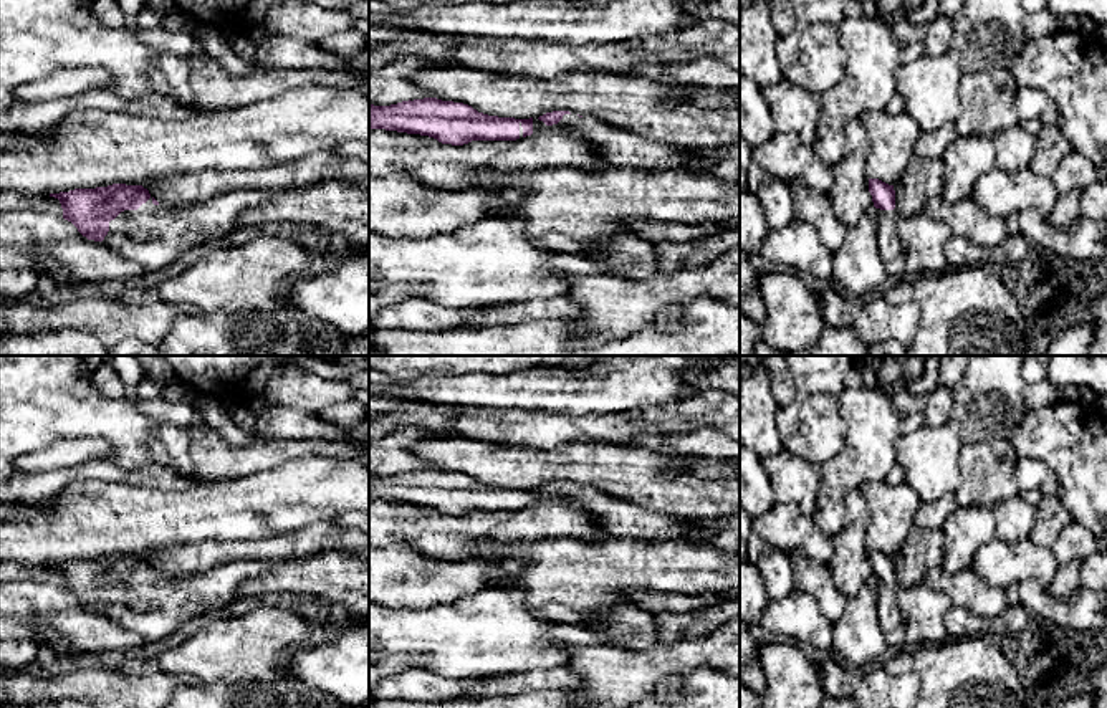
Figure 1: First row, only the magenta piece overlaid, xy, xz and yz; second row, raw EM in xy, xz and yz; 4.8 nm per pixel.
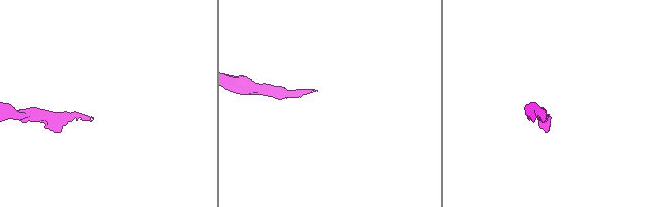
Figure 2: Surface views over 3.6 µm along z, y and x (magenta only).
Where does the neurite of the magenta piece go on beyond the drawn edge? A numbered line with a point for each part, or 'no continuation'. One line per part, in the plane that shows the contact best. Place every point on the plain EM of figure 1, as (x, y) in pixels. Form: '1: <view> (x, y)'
1: xy (154, 606)

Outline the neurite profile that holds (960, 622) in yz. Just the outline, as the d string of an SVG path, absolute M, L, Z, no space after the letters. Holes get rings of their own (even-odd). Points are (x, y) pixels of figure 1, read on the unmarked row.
M953 605L946 614L948 639L996 637L1021 632L1031 619L1031 612L1018 605L1009 605L998 617L985 619L971 614L965 607Z

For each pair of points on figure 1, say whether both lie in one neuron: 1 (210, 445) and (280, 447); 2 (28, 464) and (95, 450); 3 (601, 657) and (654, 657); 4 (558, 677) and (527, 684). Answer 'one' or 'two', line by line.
1: one
2: one
3: one
4: one

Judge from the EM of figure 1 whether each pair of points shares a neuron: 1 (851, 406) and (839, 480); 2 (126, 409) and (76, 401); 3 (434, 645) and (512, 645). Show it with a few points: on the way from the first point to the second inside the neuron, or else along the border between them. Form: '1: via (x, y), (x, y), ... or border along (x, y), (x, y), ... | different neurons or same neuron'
1: via (857, 424), (857, 462) | same neuron
2: via (115, 409), (88, 409) | same neuron
3: via (454, 645), (492, 645) | same neuron

